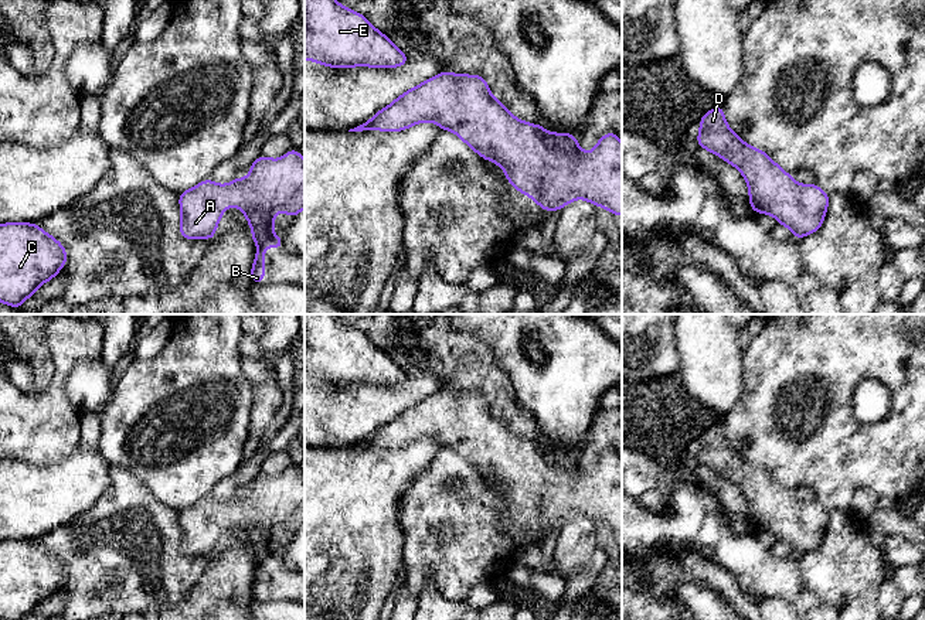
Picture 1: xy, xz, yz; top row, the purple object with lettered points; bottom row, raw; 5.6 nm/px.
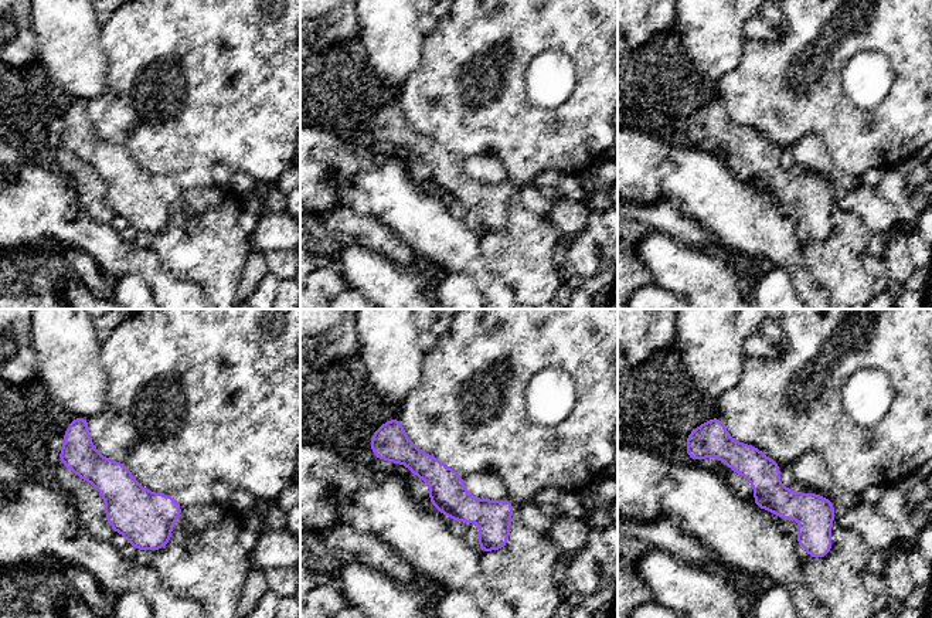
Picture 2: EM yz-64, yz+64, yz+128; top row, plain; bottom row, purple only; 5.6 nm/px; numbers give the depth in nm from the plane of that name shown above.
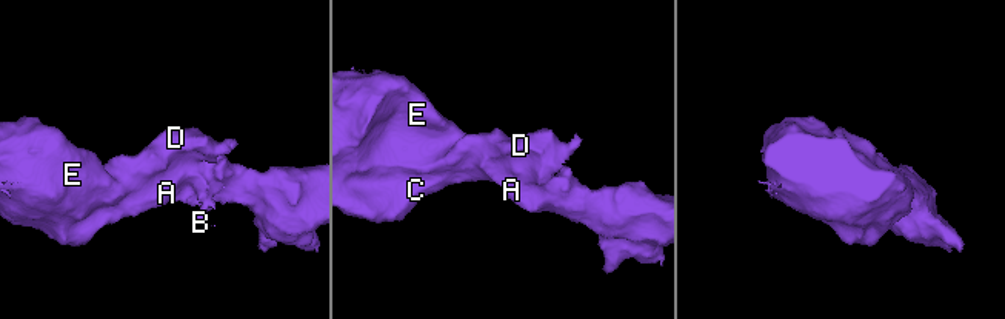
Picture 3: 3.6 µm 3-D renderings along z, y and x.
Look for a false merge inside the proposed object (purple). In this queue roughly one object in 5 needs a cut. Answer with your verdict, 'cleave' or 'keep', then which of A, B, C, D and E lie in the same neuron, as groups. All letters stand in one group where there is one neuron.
keep | A B C D E

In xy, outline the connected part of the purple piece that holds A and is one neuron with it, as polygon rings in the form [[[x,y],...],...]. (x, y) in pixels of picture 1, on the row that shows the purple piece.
[[[290,149],[280,160],[259,156],[246,178],[234,178],[227,185],[207,178],[178,194],[181,209],[180,236],[214,239],[225,207],[239,207],[258,245],[251,280],[263,285],[265,248],[282,249],[285,241],[273,235],[278,209],[295,218],[305,208],[305,160]]]

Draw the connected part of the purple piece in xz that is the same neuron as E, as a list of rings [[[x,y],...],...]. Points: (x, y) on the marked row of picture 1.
[[[305,0],[305,59],[334,68],[394,68],[409,62],[363,14],[336,0]]]

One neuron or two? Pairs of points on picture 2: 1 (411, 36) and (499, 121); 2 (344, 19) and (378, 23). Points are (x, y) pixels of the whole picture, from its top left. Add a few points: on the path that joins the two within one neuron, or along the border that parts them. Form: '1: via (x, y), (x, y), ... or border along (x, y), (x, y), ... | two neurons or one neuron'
1: border along (425, 34), (421, 64), (408, 77) | two neurons
2: border along (354, 14), (360, 33) | two neurons

